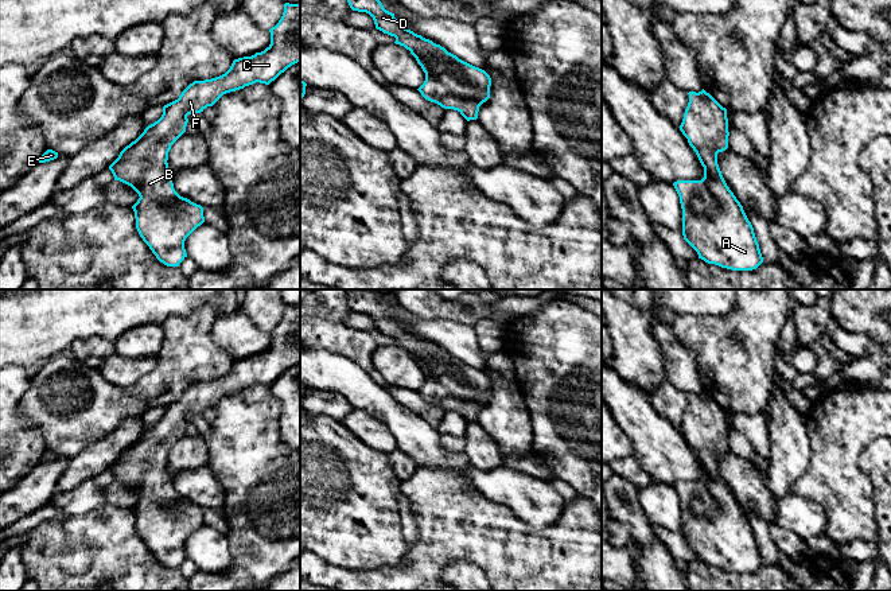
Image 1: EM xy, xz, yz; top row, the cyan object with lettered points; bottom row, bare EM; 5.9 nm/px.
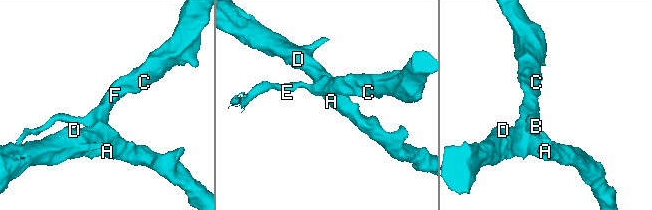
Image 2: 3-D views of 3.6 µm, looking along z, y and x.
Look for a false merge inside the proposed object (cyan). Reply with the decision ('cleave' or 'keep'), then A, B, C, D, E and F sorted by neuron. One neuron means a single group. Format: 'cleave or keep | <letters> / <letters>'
keep | A B C D E F

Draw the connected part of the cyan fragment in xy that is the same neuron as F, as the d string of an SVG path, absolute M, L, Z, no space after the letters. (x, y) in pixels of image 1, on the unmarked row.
M285 304L281 320L269 334L271 346L264 353L234 361L230 370L219 378L190 385L178 401L163 408L162 419L148 427L109 467L114 482L131 487L139 495L140 499L132 508L136 530L156 560L167 568L179 568L187 559L184 543L205 524L203 509L180 498L174 490L172 475L167 464L171 447L186 433L188 416L203 413L226 394L256 384L269 386L288 369L300 363L300 304Z

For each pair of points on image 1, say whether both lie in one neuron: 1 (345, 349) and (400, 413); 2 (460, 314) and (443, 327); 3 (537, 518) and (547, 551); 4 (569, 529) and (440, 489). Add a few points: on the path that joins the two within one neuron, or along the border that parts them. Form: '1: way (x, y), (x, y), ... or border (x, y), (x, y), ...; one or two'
1: border (331, 350), (347, 356), (368, 373); two
2: border (421, 317), (447, 318), (473, 326); two
3: border (563, 508), (541, 528), (513, 512); two
4: way (537, 540), (495, 540), (473, 520); one

